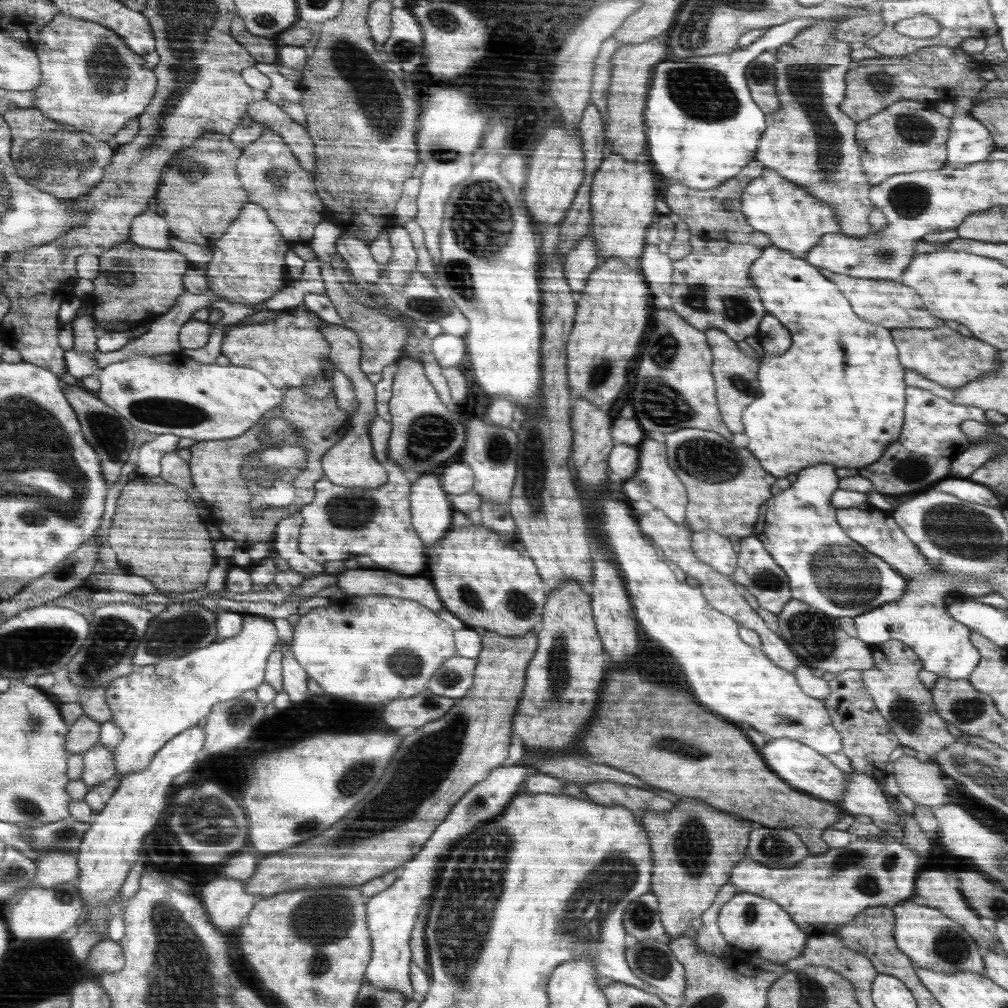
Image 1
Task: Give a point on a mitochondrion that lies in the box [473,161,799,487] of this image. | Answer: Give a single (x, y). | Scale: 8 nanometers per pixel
(656, 407)

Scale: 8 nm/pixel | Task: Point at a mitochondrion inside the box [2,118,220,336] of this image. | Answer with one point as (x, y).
(56, 159)

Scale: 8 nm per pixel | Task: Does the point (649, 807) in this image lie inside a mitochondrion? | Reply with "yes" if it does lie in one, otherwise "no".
no

